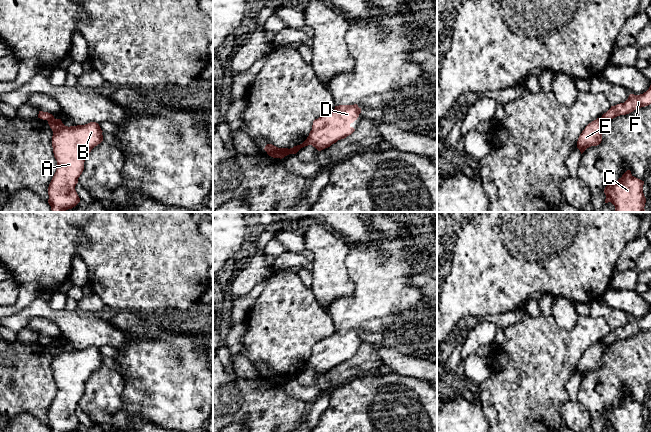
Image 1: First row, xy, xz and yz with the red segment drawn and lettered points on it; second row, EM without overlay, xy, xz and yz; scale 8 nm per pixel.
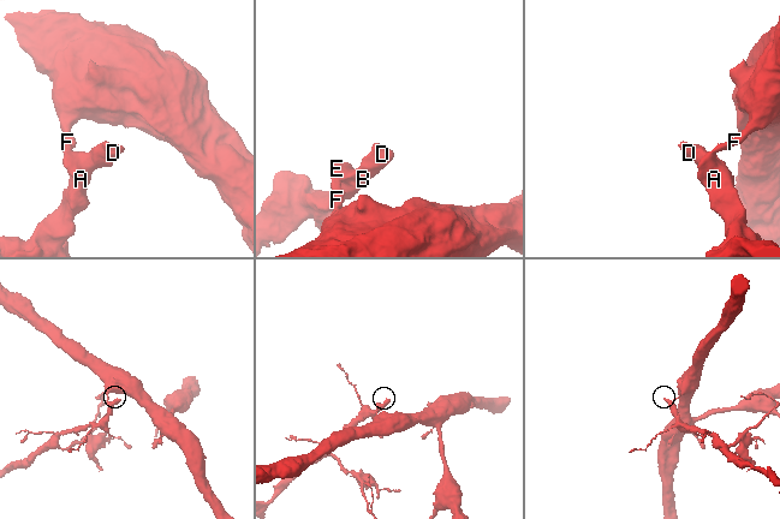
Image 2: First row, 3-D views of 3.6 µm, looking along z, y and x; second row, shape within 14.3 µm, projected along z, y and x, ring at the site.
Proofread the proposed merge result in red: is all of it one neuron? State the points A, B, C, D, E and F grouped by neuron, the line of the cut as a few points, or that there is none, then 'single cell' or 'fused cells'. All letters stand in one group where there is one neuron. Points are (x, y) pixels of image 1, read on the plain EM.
A B C D E / F | xy (54, 342), (47, 344) | fused cells

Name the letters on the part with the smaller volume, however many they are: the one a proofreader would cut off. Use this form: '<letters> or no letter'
A, B, C, D, E

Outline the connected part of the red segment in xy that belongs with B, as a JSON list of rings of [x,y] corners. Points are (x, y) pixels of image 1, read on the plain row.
[[[61,343],[47,345],[53,355],[52,371],[57,385],[56,396],[48,411],[48,427],[51,432],[73,432],[80,426],[75,410],[84,394],[85,382],[95,370],[103,365],[103,355],[96,346],[68,351],[62,347]]]

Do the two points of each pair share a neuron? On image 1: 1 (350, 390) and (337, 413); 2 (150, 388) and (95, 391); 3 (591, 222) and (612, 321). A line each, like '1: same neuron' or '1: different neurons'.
1: same neuron
2: different neurons
3: different neurons

